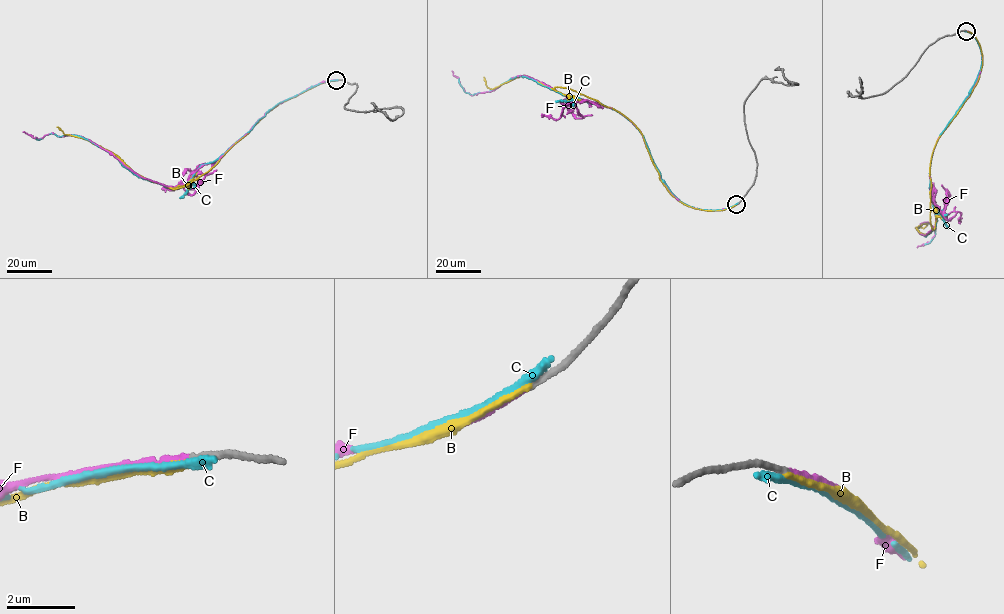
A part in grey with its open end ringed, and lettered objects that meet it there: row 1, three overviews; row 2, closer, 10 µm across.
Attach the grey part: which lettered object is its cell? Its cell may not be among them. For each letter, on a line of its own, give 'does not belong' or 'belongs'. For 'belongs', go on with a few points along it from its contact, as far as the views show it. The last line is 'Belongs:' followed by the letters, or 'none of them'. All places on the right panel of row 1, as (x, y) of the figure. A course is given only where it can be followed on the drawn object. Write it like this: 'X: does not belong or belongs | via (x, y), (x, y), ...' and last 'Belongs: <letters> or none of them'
B: does not belong
C: does not belong
F: belongs | via (966, 31), (982, 66), (937, 139), (935, 225), (925, 235), (917, 228), (929, 222), (934, 234), (917, 247)
Belongs: F

